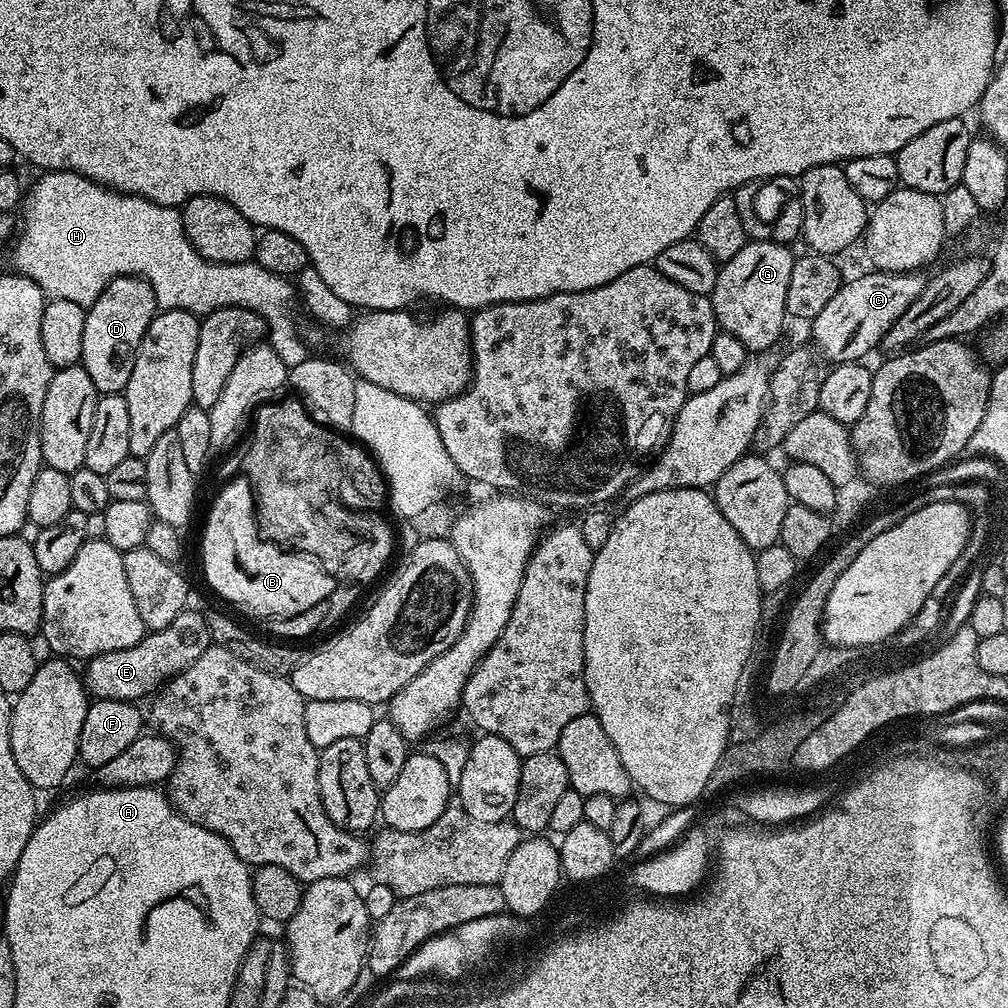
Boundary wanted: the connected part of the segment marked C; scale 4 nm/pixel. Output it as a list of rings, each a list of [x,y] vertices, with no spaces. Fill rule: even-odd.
[[[868,270],[865,276],[857,280],[841,283],[838,294],[834,294],[822,314],[810,321],[815,349],[825,361],[833,365],[850,364],[865,359],[871,348],[881,347],[884,335],[902,318],[902,314],[922,294],[926,283],[925,277],[915,272],[881,272]]]

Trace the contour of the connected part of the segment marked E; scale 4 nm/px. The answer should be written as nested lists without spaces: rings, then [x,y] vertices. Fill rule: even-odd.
[[[192,611],[180,612],[178,618],[174,618],[174,622],[170,622],[170,626],[166,626],[160,632],[148,632],[143,640],[139,640],[138,643],[126,650],[112,650],[110,654],[100,654],[87,661],[83,665],[84,670],[82,668],[82,679],[89,697],[98,700],[140,702],[143,696],[149,695],[148,697],[151,697],[153,693],[163,688],[173,676],[177,676],[182,670],[186,670],[198,658],[202,658],[202,654],[206,654],[206,650],[213,647],[214,632],[203,615],[199,616],[198,613]]]

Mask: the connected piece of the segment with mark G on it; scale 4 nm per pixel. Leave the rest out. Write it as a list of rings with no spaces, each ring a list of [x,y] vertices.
[[[749,240],[734,254],[734,258],[719,265],[718,282],[711,294],[712,309],[717,325],[734,334],[752,354],[762,354],[780,336],[786,310],[786,289],[790,286],[790,270],[794,270],[796,256],[787,244],[771,240]]]

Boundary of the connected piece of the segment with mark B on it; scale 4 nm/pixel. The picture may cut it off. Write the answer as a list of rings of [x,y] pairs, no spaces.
[[[237,474],[220,493],[212,500],[212,509],[204,520],[204,537],[200,540],[200,556],[204,559],[204,576],[208,584],[224,600],[253,612],[263,618],[279,618],[302,614],[302,610],[310,610],[318,603],[328,599],[336,588],[337,581],[333,573],[324,576],[320,568],[312,568],[305,560],[295,560],[292,556],[284,556],[276,548],[268,548],[268,544],[260,544],[256,532],[252,532],[252,524],[256,521],[253,511],[253,498],[249,477]]]

